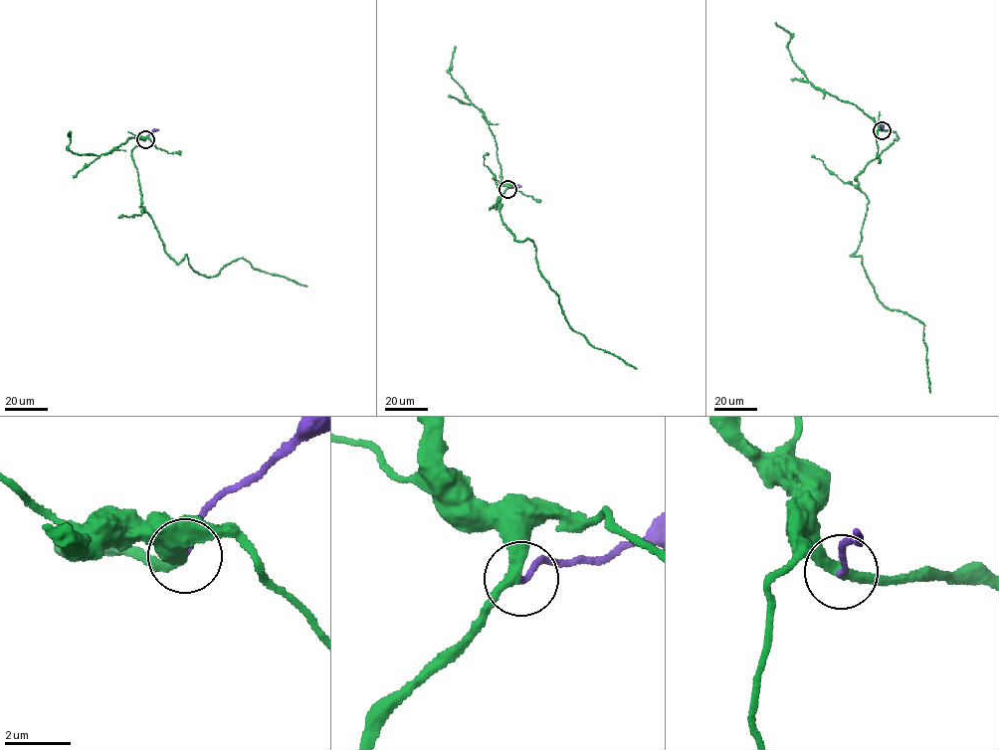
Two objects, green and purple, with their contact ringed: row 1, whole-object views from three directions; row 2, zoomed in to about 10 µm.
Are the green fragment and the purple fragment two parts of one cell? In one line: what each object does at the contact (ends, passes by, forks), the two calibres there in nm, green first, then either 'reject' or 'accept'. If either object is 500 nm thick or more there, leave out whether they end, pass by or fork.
green passes by | purple ends | 320/160 nm | accept

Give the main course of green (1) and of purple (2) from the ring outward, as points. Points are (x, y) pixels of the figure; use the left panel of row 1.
1: (145, 139), (131, 156), (140, 207), (177, 264), (187, 255), (209, 277), (245, 259), (307, 286)
2: (145, 139), (158, 129)

